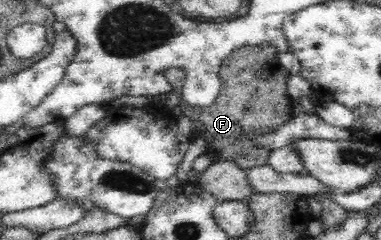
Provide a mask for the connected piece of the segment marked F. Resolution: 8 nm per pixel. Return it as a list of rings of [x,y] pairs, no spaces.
[[[271,44],[239,47],[227,56],[219,69],[221,87],[212,105],[192,107],[183,98],[179,101],[178,107],[183,115],[192,121],[194,136],[206,141],[208,148],[204,153],[212,162],[232,161],[246,170],[249,167],[265,167],[267,164],[274,149],[253,143],[253,137],[273,135],[294,117],[294,99],[287,92],[290,73],[279,62],[279,53],[279,48]]]

